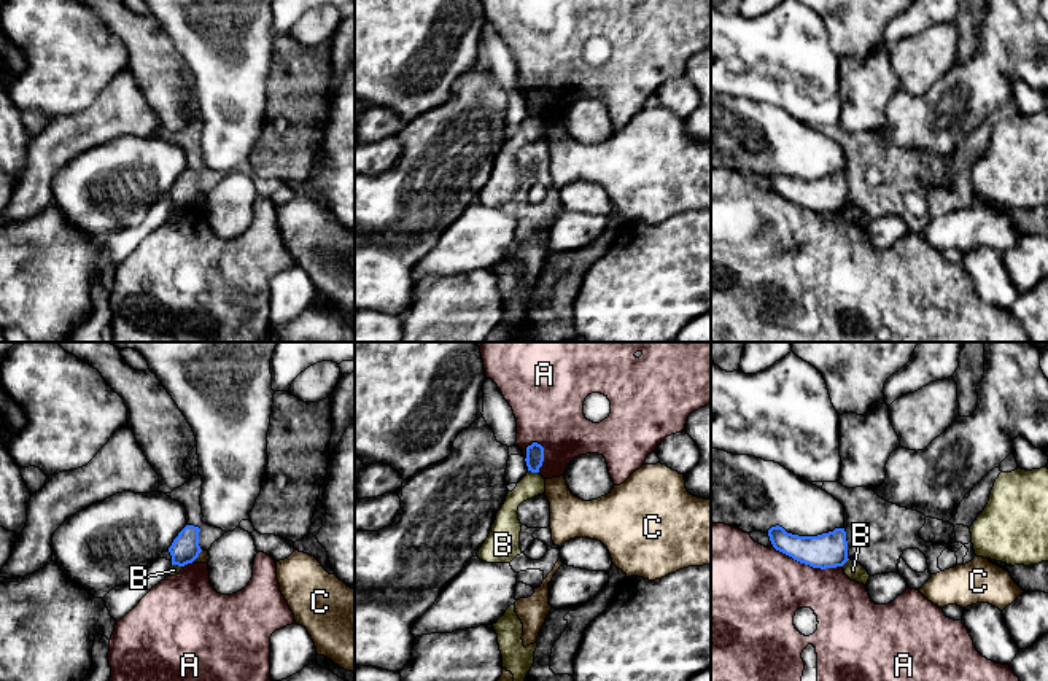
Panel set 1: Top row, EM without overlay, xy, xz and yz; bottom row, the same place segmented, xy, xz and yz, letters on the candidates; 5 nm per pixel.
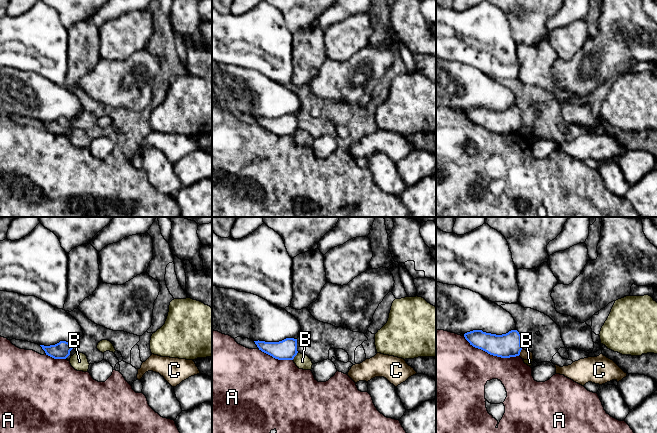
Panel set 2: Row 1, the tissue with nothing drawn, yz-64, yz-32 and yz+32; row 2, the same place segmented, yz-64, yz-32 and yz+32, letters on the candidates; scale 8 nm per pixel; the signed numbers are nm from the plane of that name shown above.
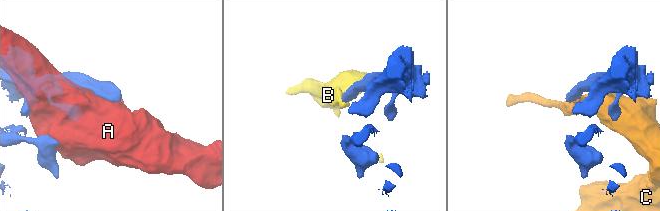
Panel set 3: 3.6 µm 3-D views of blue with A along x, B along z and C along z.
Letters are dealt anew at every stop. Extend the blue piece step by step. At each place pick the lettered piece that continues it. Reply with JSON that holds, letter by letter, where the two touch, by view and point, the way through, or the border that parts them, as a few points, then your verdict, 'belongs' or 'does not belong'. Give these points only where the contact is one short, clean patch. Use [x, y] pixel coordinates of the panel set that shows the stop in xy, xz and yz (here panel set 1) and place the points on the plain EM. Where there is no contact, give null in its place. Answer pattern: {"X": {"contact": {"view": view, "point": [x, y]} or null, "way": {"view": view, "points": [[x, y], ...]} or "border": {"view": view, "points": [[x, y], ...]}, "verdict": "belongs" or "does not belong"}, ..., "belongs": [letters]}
{"A": {"contact": {"view": "yz", "point": [808, 207]}, "verdict": "does not belong"}, "B": {"contact": {"view": "xz", "point": [533, 115]}, "border": {"view": "xz", "points": [[528, 113], [538, 116]]}, "verdict": "does not belong"}, "C": {"contact": {"view": "xy", "point": [196, 201]}, "border": {"view": "xy", "points": [[202, 194], [191, 206]]}, "verdict": "does not belong"}, "belongs": []}

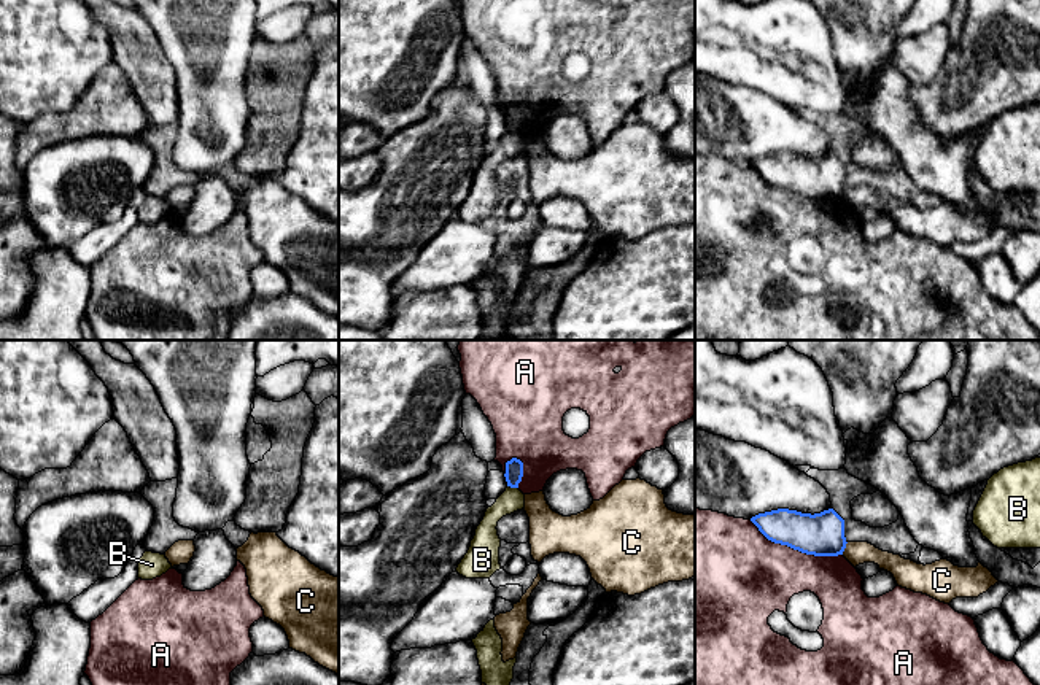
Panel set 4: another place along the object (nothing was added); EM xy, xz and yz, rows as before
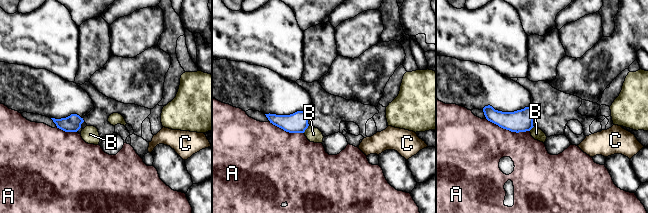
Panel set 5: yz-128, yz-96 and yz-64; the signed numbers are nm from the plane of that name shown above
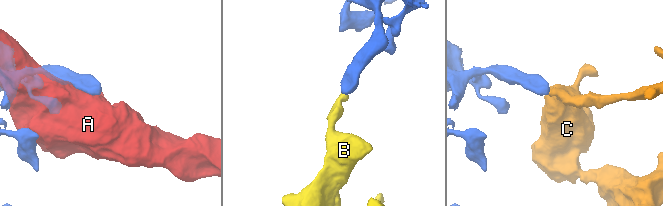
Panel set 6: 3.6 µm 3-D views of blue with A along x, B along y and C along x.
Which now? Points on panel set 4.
{"A": {"contact": {"view": "yz", "point": [795, 193]}, "verdict": "does not belong"}, "B": {"contact": {"view": "xz", "point": [512, 131]}, "border": {"view": "xz", "points": [[508, 129], [517, 132]]}, "verdict": "does not belong"}, "C": {"contact": {"view": "yz", "point": [845, 191]}, "border": {"view": "yz", "points": [[848, 186], [842, 197]]}, "verdict": "does not belong"}, "belongs": []}

